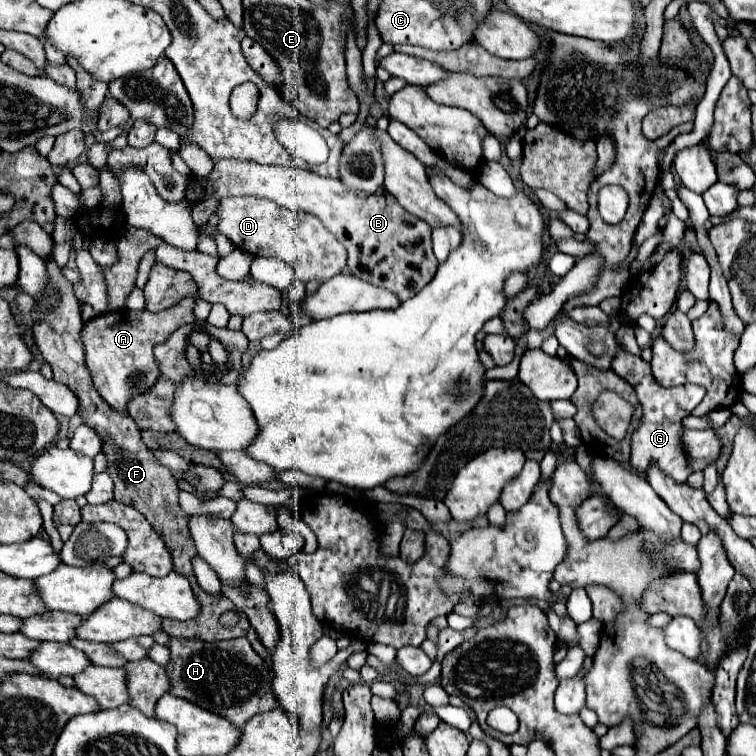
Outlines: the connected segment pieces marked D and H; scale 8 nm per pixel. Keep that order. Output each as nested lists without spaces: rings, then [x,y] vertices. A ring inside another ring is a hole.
[[[228,196],[220,200],[216,214],[220,216],[220,232],[228,236],[232,244],[236,244],[236,248],[252,256],[274,256],[284,260],[294,268],[294,274],[302,284],[308,284],[310,280],[326,282],[346,270],[344,246],[340,246],[340,242],[332,238],[332,234],[316,216],[304,210],[288,210],[276,206],[276,202],[268,198]]]
[[[172,638],[170,654],[174,658],[166,666],[172,680],[170,694],[194,702],[214,714],[220,714],[236,726],[244,726],[252,716],[260,712],[274,710],[278,706],[272,692],[272,670],[270,666],[252,650],[246,638],[222,640],[222,642],[202,642],[190,638]]]

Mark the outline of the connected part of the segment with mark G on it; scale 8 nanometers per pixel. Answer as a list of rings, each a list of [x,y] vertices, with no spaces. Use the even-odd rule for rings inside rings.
[[[620,350],[612,362],[612,370],[626,378],[636,394],[638,394],[638,400],[644,408],[644,418],[642,418],[642,424],[636,428],[634,436],[632,436],[632,468],[644,476],[646,474],[646,468],[650,464],[650,460],[658,460],[658,466],[670,474],[676,482],[686,482],[688,476],[692,474],[692,466],[690,466],[690,460],[686,458],[686,452],[684,452],[684,444],[682,444],[682,432],[684,432],[684,424],[682,420],[686,416],[690,416],[690,410],[694,410],[700,400],[704,398],[706,394],[706,388],[704,386],[694,386],[694,384],[686,384],[686,386],[676,386],[676,388],[664,388],[660,386],[654,376],[652,376],[652,370],[650,370],[650,364],[646,360],[642,360],[640,356],[634,356],[634,354],[628,354],[624,350]]]

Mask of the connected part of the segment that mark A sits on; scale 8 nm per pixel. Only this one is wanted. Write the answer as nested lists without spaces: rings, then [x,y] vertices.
[[[184,298],[184,302],[178,302],[176,306],[162,310],[162,312],[108,312],[102,316],[96,316],[88,324],[84,324],[80,336],[86,352],[86,366],[92,374],[92,382],[98,390],[98,394],[104,398],[106,404],[110,404],[118,412],[128,412],[128,402],[136,394],[148,392],[156,380],[160,378],[160,370],[154,358],[154,346],[162,344],[170,338],[172,332],[176,332],[184,324],[196,324],[196,316],[192,312],[194,302],[192,298]]]

